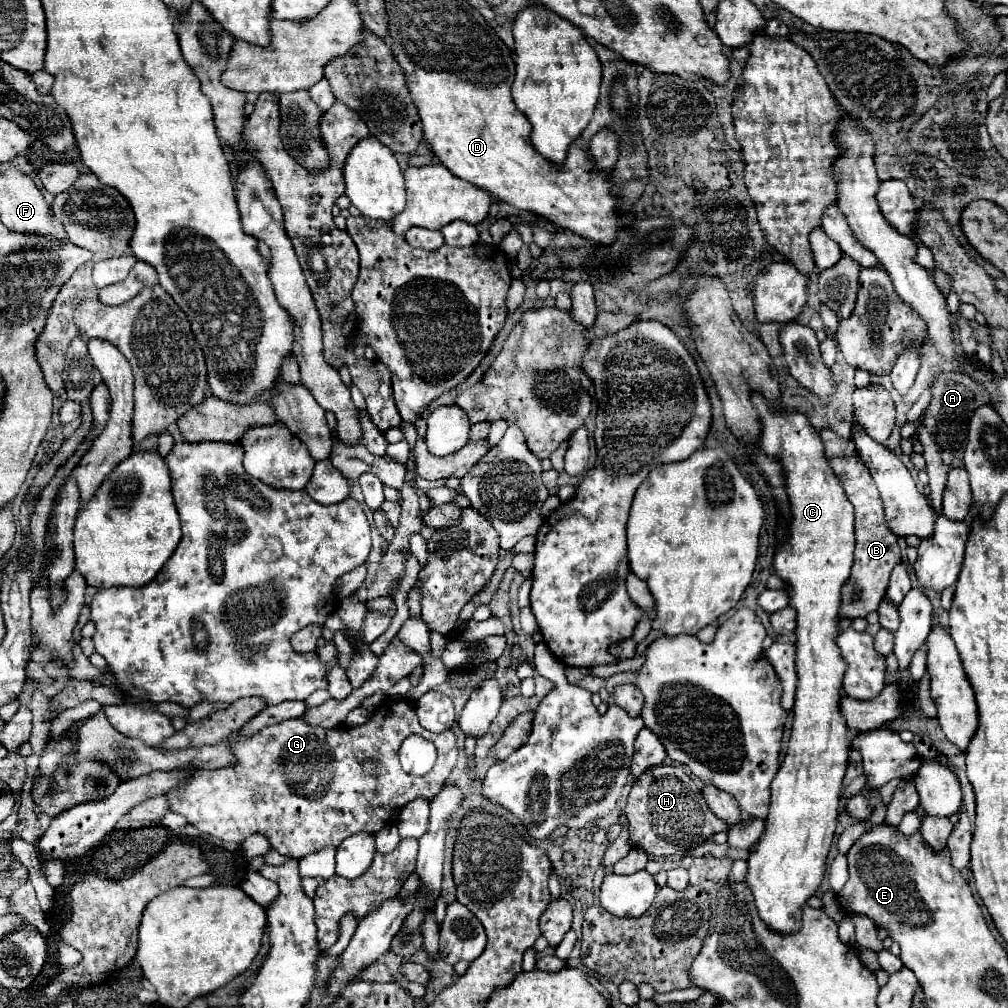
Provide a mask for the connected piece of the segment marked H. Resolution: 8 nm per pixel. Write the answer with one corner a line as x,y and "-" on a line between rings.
668,762
650,768
632,784
624,812
632,846
646,850
654,858
684,854
690,848
704,844
716,832
728,830
728,824
710,812
698,784
680,766

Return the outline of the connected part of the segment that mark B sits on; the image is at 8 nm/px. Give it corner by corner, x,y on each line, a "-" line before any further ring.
820,430
820,436
822,436
822,442
824,442
826,458
832,466
832,470
836,472
836,476
840,478
840,482
846,490
846,496
854,504
854,514
856,514
854,566
852,566
850,580
842,590
840,616
842,618
852,618
852,620
854,618
864,618
868,612
878,608
878,602
880,602
882,594
886,594
890,572
902,560
902,554
900,554
896,534
892,534
890,528
886,526
886,516
884,516
884,508
882,508
878,488
874,486
874,480
872,480
868,468
864,466
864,462
858,458
854,442
840,438
832,430

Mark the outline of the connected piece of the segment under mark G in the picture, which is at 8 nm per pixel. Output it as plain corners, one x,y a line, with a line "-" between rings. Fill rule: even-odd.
390,698
384,702
390,702
390,706
388,704
378,706
372,712
370,720
362,726
322,728
322,726
308,726
304,718
290,718
266,726
254,736
242,736
234,732
228,742
228,748
236,760
218,770
192,770
190,774
186,774
178,782
178,786
174,786
164,794
170,804
170,812
184,816
188,824
194,826
196,830
220,838
224,842
244,842
248,836
262,832
270,838
270,846
274,850
278,850
280,854
288,854
292,858
304,858
306,854
312,854
328,844
340,846
340,842
350,834
380,832
388,824
390,810
394,806
402,808
404,804
420,796
430,800
440,790
442,782
446,782
448,774
456,764
456,754
458,754
456,738
452,730
432,734
418,724
416,710
408,700
-
410,734
420,734
428,738
430,742
434,742
438,750
438,760
432,772
424,776
406,774
398,766
398,748
402,740
-
364,758
374,758
382,762
382,770
378,772
378,776
370,776
362,772
360,762

